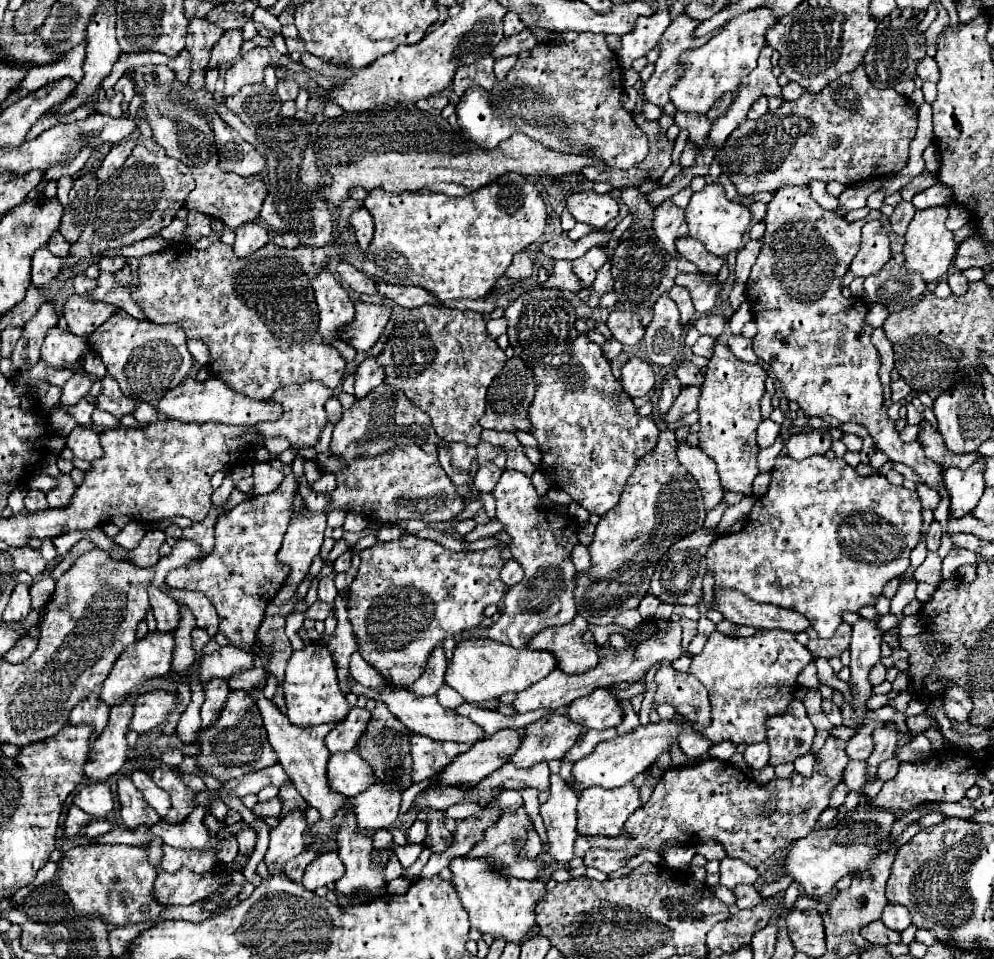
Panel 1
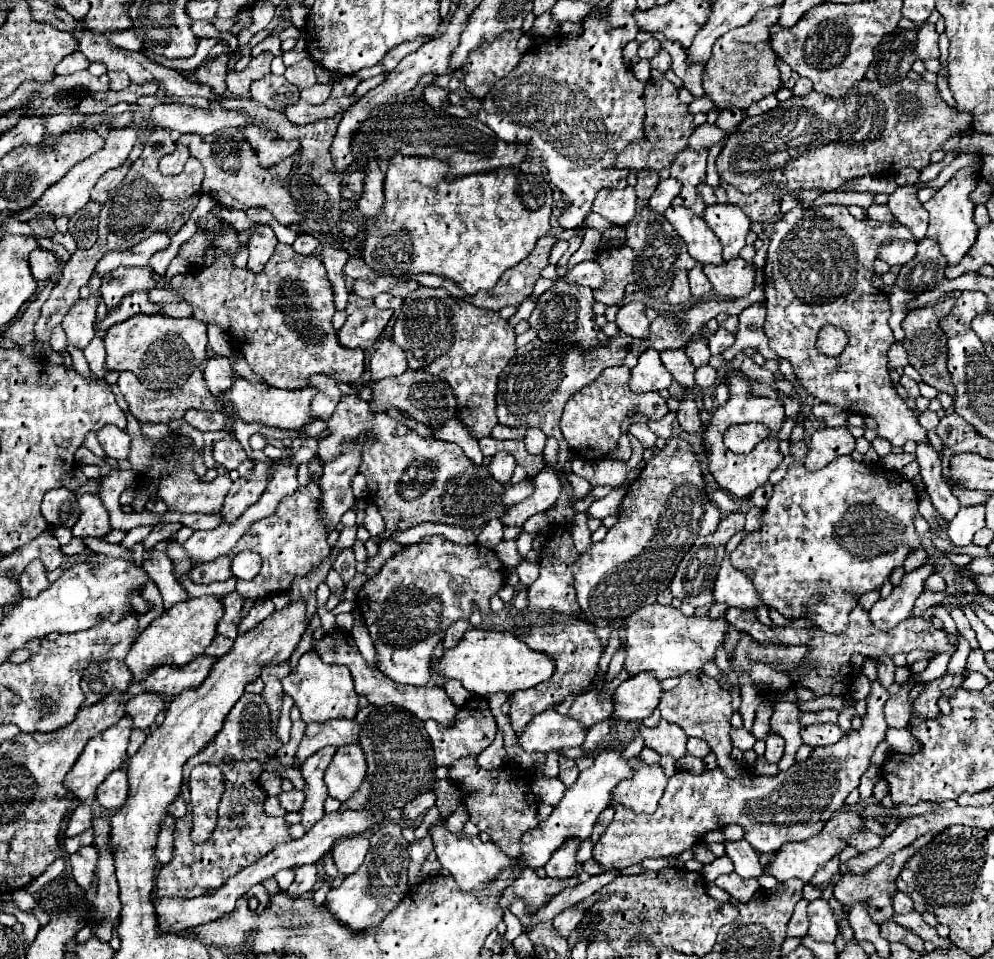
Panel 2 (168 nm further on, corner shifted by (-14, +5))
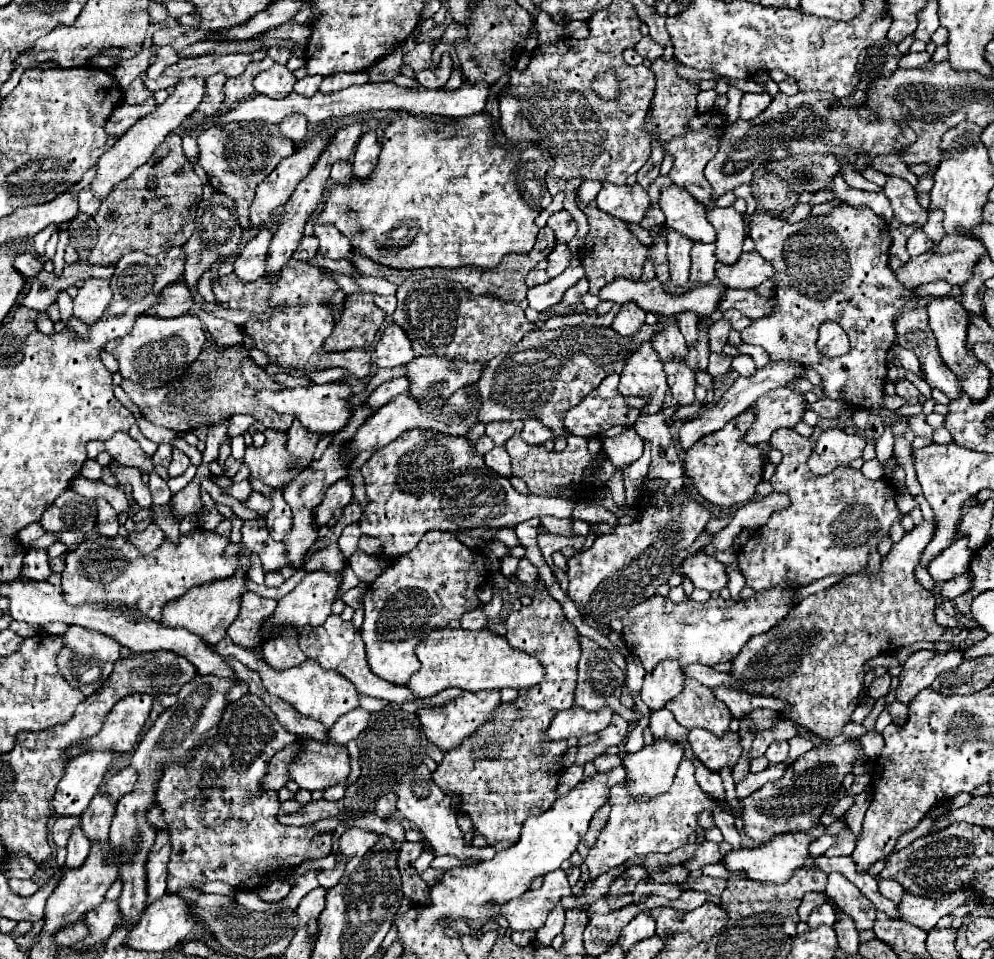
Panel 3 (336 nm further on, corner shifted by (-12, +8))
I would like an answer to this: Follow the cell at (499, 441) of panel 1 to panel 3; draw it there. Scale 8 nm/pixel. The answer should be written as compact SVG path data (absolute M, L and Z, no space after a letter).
M523 421L489 423L485 435L487 435L489 439L493 439L495 445L505 445L507 439L511 439L511 437L515 437L515 435L521 435L521 427L523 427Z

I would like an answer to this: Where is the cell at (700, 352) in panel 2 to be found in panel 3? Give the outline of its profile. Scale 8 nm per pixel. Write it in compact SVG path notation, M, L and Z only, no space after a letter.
M685 311L685 313L679 313L677 315L677 323L679 323L679 329L687 341L687 347L691 347L695 341L697 341L697 335L699 335L699 317L691 311Z

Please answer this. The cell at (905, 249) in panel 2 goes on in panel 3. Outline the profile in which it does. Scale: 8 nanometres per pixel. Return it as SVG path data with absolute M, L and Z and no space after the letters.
M915 231L907 239L907 251L909 251L911 257L917 257L917 255L929 251L929 237L925 235L925 231Z

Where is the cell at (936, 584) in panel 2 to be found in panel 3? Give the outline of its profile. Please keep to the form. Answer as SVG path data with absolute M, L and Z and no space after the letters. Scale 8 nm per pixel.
M957 537L955 543L951 543L937 559L933 559L933 563L929 563L929 573L931 577L939 583L939 581L949 581L961 573L969 571L969 563L971 563L971 549L967 547L967 539L965 537Z

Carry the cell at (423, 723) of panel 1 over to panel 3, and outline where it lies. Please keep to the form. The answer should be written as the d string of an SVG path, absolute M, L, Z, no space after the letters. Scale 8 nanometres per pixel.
M331 615L319 627L305 627L305 631L301 631L301 635L299 635L299 647L309 659L319 661L321 667L335 669L341 675L345 675L355 685L355 689L363 695L369 695L375 699L385 699L389 703L417 701L417 697L413 695L413 691L409 691L407 685L393 685L389 681L383 681L381 677L377 677L369 669L369 663L365 657L365 645L361 641L361 633L349 621L343 621L339 615Z

